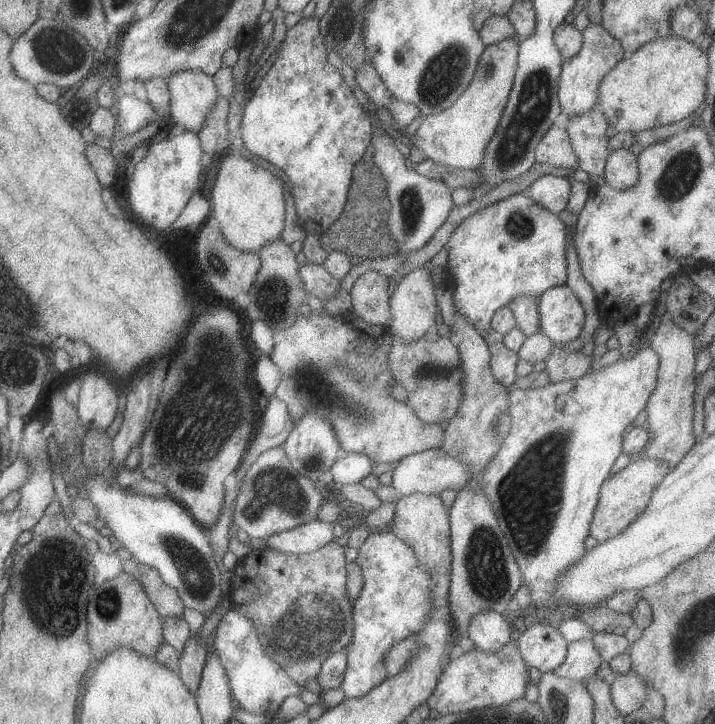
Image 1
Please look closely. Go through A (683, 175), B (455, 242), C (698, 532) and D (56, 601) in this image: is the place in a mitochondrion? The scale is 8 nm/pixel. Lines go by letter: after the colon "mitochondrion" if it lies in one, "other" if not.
A: mitochondrion
B: other
C: other
D: mitochondrion

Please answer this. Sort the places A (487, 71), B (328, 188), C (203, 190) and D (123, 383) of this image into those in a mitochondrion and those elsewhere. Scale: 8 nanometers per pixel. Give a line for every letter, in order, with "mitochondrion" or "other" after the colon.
A: mitochondrion
B: other
C: other
D: other

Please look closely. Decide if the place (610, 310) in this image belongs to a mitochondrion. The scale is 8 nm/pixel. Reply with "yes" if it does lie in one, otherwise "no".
no

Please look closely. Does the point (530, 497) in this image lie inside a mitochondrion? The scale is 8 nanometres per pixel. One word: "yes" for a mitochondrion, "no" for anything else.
yes

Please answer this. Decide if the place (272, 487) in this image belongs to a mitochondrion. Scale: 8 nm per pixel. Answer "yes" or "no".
yes

